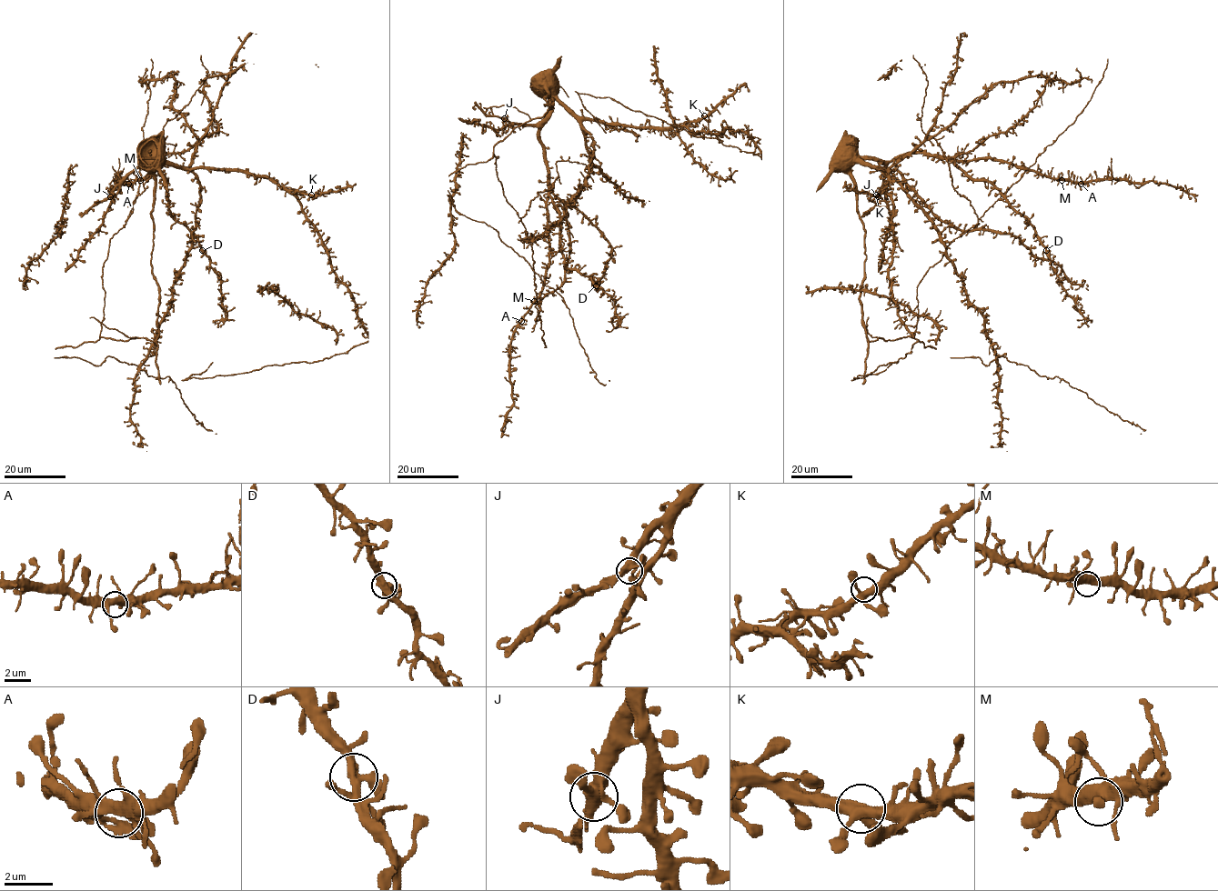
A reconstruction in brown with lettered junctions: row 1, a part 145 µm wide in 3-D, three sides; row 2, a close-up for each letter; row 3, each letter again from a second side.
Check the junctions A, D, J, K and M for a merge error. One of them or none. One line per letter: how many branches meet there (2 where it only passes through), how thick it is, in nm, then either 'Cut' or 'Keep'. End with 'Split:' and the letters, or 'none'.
A: Branches: 4. Thickness 380 nm. Keep
D: Branches: 4. Thickness 360 nm. Keep
J: Branches: 4. Thickness 400 nm. Keep
K: Branches: 4. Thickness 400 nm. Keep
M: Branches: 4. Thickness 400 nm. Keep
Split: none

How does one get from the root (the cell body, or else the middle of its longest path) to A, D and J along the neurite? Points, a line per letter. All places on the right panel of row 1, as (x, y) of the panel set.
A: (855, 182), (851, 167), (860, 160), (891, 161), (907, 154), (924, 153), (957, 160), (1001, 159), (1081, 184)
D: (855, 182), (851, 167), (866, 158), (949, 157), (972, 178), (989, 181), (1028, 219), (1046, 250)
J: (855, 182), (851, 167), (860, 160), (876, 158), (884, 165), (884, 185), (878, 196)

